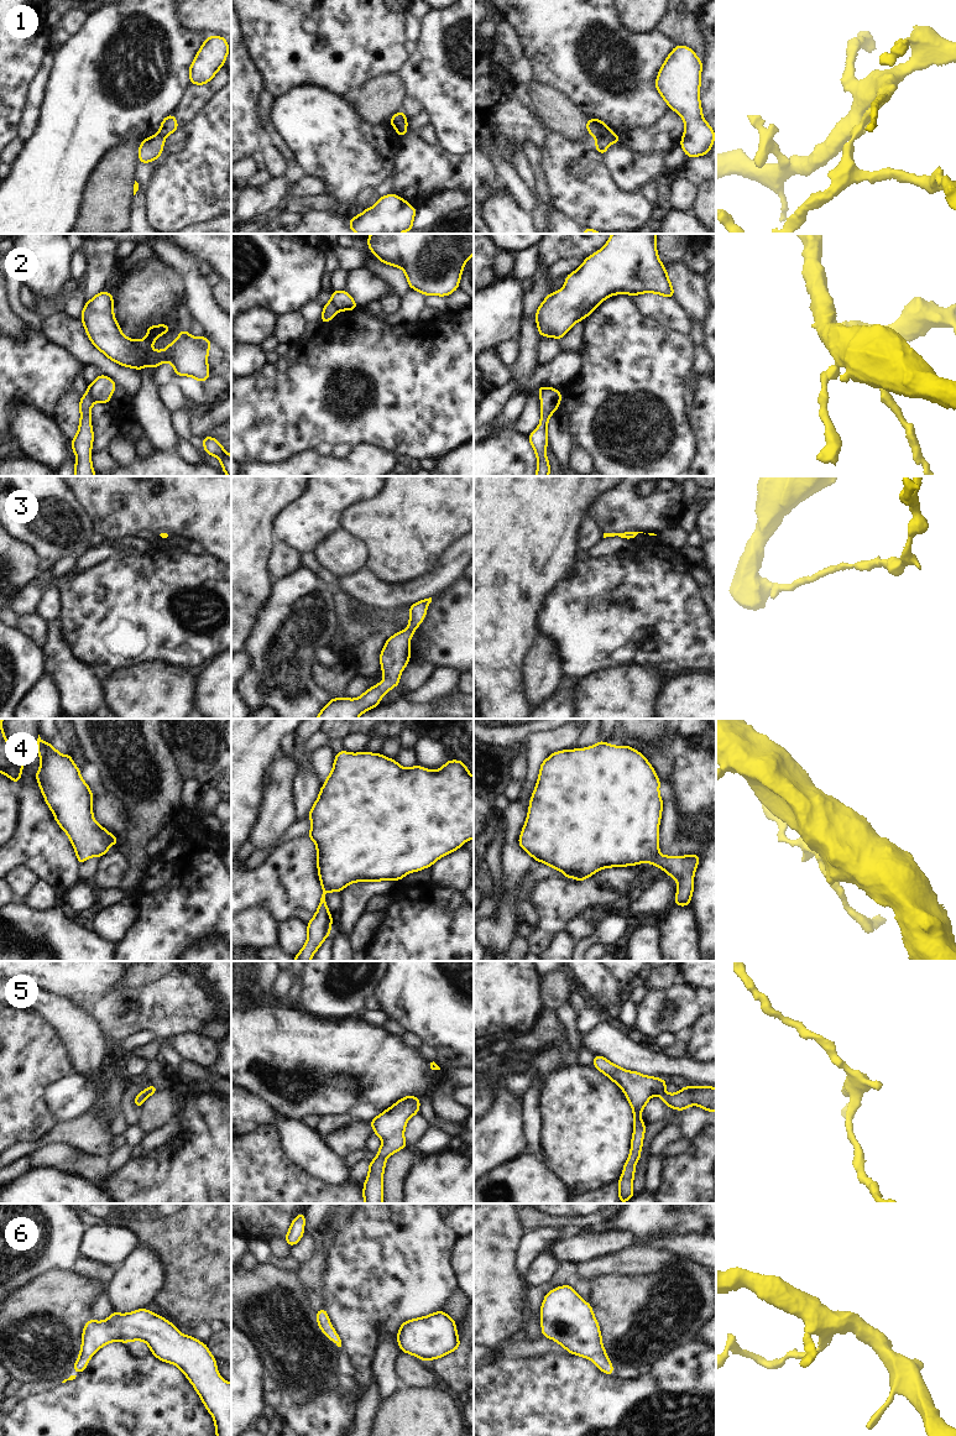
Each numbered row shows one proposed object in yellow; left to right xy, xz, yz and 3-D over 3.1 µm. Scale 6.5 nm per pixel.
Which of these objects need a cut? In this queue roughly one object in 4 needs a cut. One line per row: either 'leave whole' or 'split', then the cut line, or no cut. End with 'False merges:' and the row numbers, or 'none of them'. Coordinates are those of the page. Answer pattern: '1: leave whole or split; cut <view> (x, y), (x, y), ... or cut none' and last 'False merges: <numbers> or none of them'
1: split; cut yz (610, 131), (604, 136), (595, 137)
2: split; cut xy (87, 390), (94, 402)
3: leave whole; cut none
4: leave whole; cut none
5: leave whole; cut none
6: leave whole; cut none
False merges: 1, 2

